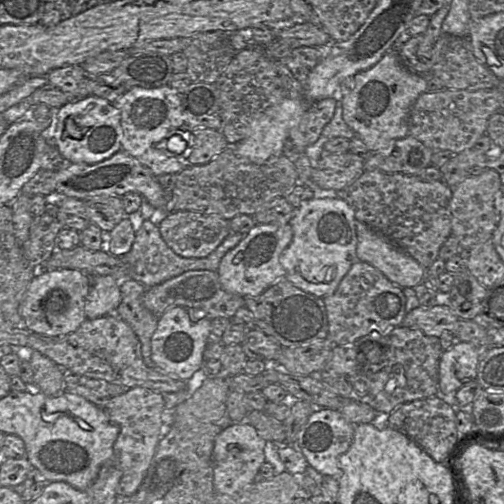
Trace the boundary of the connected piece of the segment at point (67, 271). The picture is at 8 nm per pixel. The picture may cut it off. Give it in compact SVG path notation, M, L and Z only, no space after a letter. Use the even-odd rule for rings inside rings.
M55 268L38 275L25 292L25 322L33 331L59 336L74 331L88 318L89 277L76 268Z

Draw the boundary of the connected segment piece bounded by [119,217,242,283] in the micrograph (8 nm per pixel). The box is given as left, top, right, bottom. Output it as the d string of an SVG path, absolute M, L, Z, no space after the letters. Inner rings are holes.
M149 217L140 231L136 231L134 242L130 249L122 255L125 269L135 275L142 282L157 282L188 269L207 269L217 271L226 253L236 247L242 236L228 235L221 245L206 257L183 257L174 251L163 239L161 233L161 221L155 217Z

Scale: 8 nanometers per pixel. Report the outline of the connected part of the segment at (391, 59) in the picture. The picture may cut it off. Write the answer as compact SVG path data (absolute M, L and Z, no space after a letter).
M387 50L375 64L339 89L338 104L341 105L343 118L353 130L354 136L361 137L369 151L382 151L403 138L415 138L409 134L409 116L413 104L425 92L426 81L403 68L394 50Z

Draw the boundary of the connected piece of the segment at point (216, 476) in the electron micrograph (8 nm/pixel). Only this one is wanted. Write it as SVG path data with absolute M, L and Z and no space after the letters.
M234 422L216 436L212 452L213 485L218 493L233 495L254 482L265 462L266 440L248 422Z

